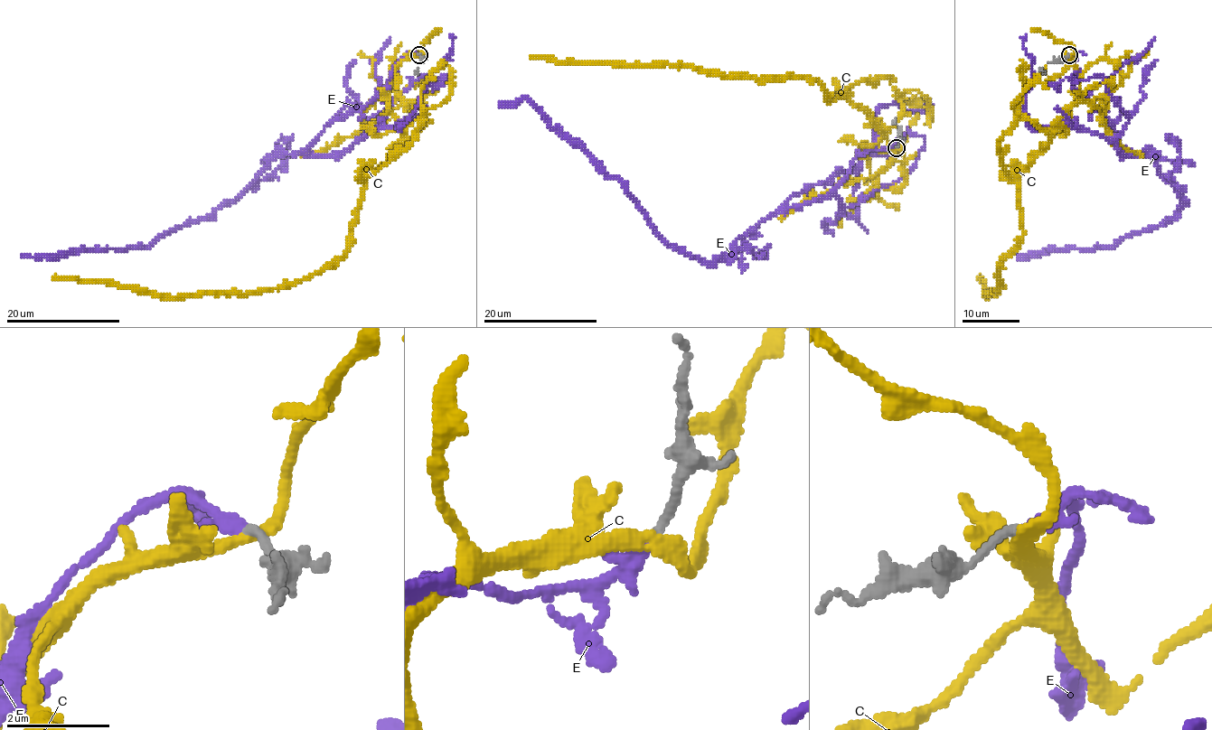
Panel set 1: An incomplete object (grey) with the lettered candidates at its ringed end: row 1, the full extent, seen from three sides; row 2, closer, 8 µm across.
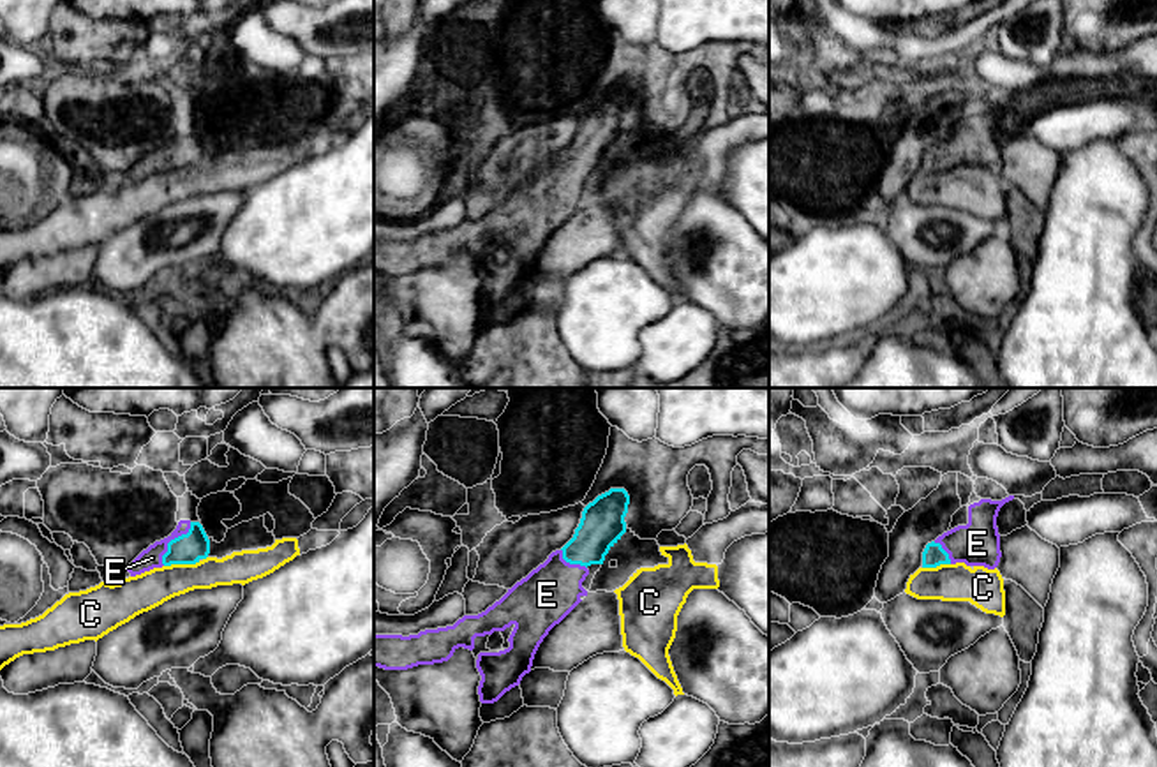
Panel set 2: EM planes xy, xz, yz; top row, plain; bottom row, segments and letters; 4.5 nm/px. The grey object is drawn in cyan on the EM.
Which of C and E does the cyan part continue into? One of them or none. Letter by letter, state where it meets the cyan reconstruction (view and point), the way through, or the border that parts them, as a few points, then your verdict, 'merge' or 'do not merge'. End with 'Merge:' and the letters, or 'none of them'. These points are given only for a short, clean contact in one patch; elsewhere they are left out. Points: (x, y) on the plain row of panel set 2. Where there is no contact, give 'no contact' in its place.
C: meets cyan in xy at (182, 168); border along xy (200, 166), (164, 171); do not merge
E: meets cyan in xy at (171, 145); runs through xy (187, 154), (179, 152), (171, 145), (152, 163); merge
Merge: E

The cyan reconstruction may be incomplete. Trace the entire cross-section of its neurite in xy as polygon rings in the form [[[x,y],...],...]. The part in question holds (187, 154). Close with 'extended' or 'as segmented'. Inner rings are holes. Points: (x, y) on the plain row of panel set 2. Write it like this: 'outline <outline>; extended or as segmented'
outline [[[180,125],[164,145],[143,155],[129,171],[131,182],[171,169],[196,169],[210,159],[210,145],[199,127]]]; extended

